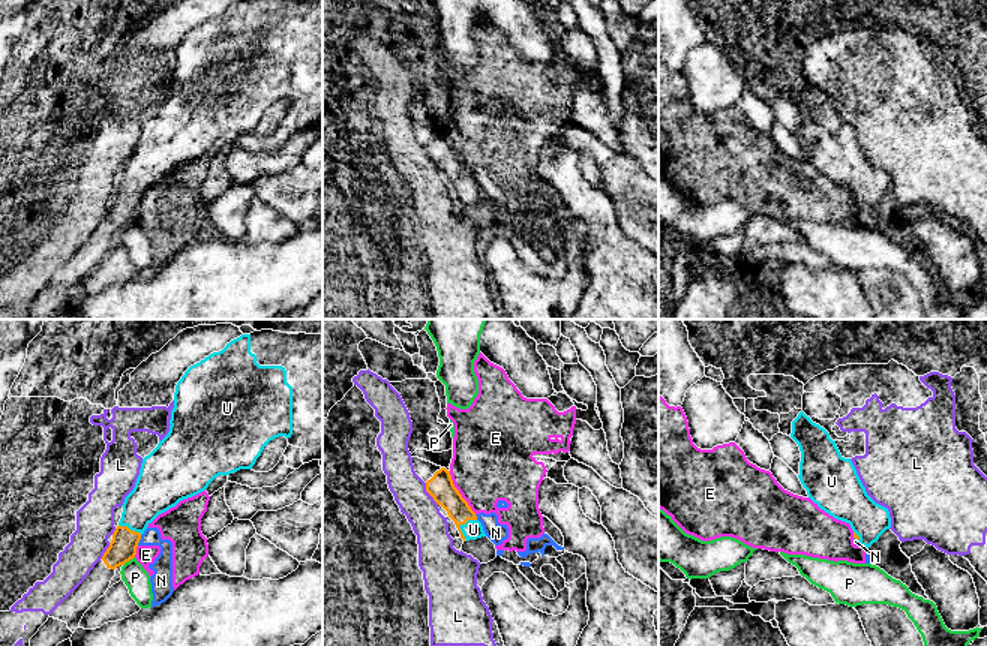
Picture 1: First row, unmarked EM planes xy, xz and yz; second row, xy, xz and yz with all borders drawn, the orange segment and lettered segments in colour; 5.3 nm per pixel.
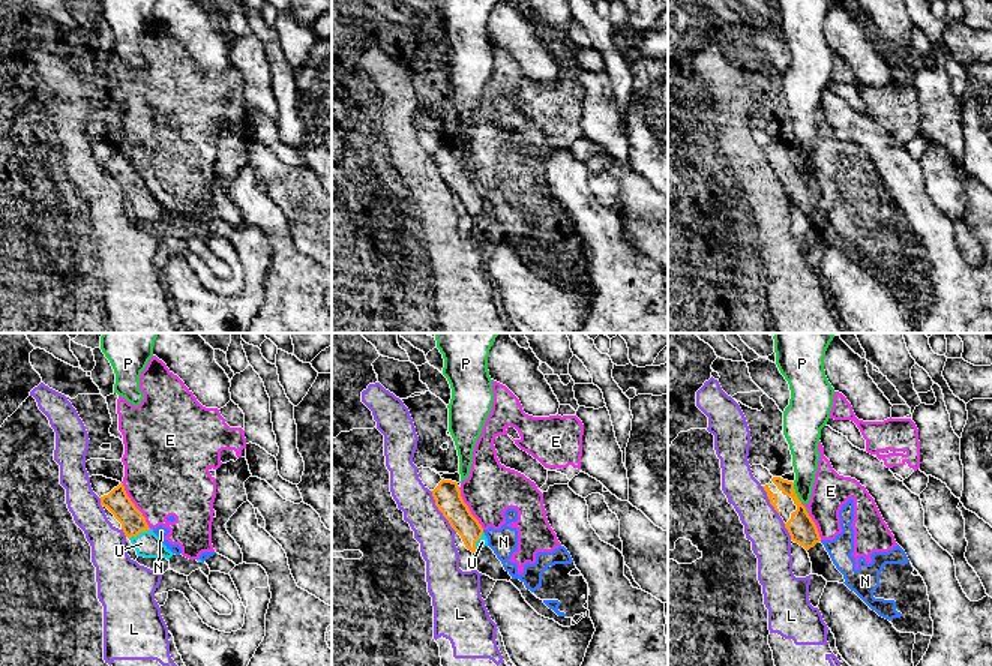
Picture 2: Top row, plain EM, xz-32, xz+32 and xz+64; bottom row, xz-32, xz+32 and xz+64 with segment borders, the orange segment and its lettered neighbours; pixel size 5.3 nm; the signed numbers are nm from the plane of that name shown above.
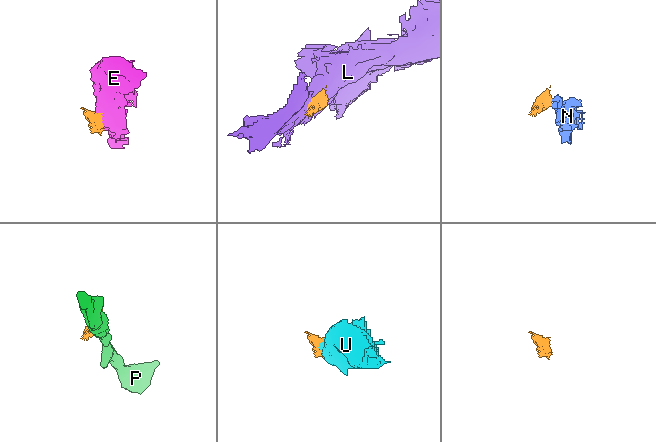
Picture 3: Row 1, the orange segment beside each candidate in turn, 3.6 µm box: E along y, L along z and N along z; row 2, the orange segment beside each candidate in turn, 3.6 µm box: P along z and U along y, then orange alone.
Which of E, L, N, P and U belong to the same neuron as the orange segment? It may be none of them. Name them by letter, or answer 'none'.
U

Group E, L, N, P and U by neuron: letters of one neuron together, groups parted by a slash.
E N / L / P / U

